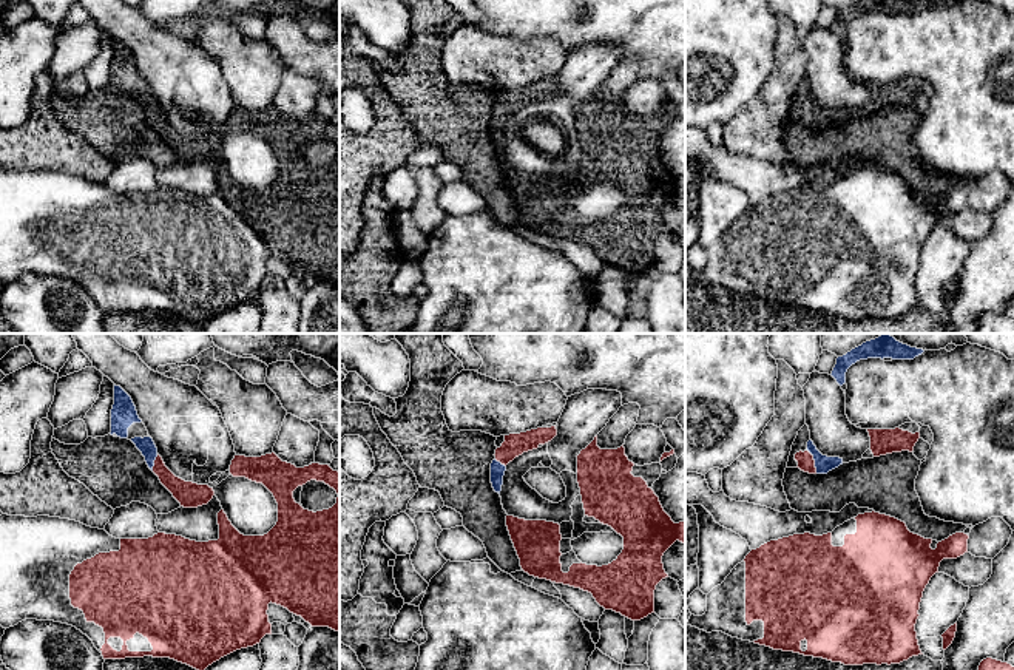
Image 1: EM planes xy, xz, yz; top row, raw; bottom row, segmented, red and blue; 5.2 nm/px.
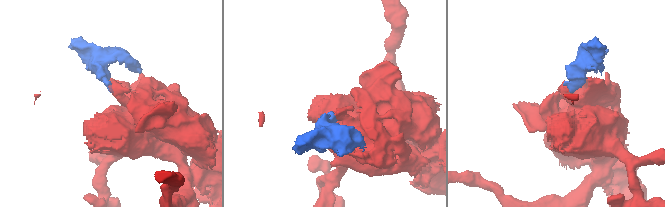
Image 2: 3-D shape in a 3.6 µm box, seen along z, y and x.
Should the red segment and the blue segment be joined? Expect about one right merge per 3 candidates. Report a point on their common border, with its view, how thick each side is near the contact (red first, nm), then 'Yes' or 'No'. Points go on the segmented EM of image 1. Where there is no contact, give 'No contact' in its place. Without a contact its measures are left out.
Touches red at yz (814, 462). Thickness 90 nm (red) against 90 nm. Yes

